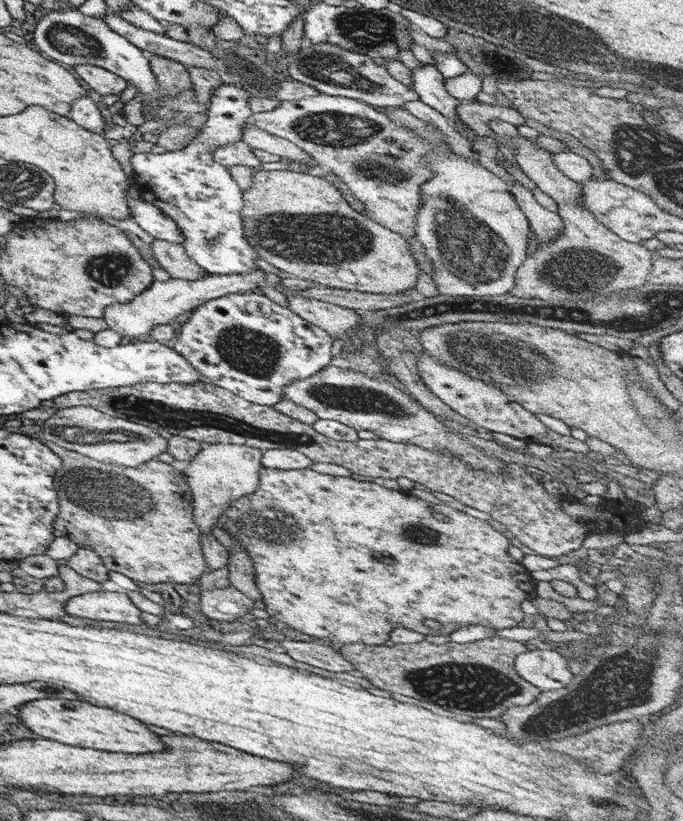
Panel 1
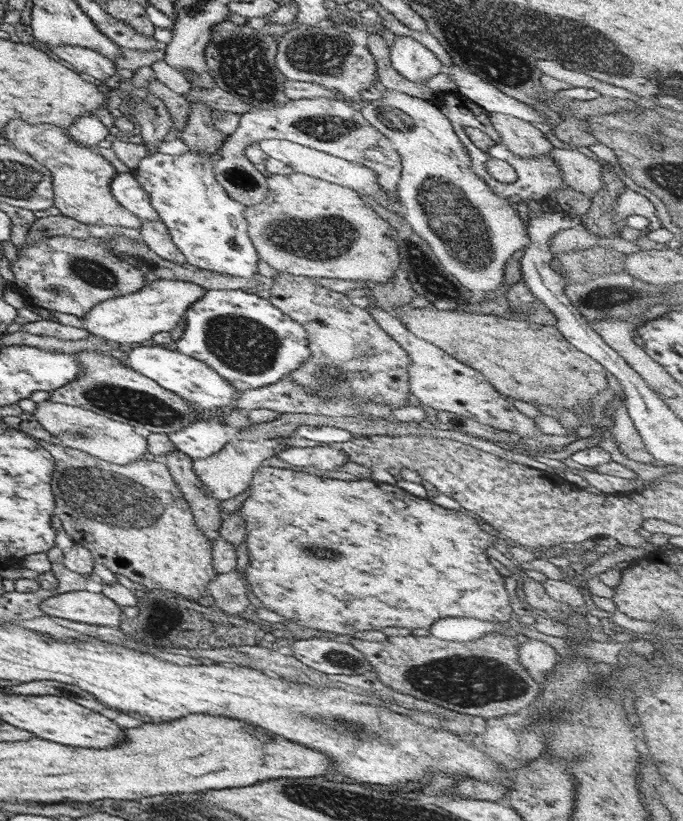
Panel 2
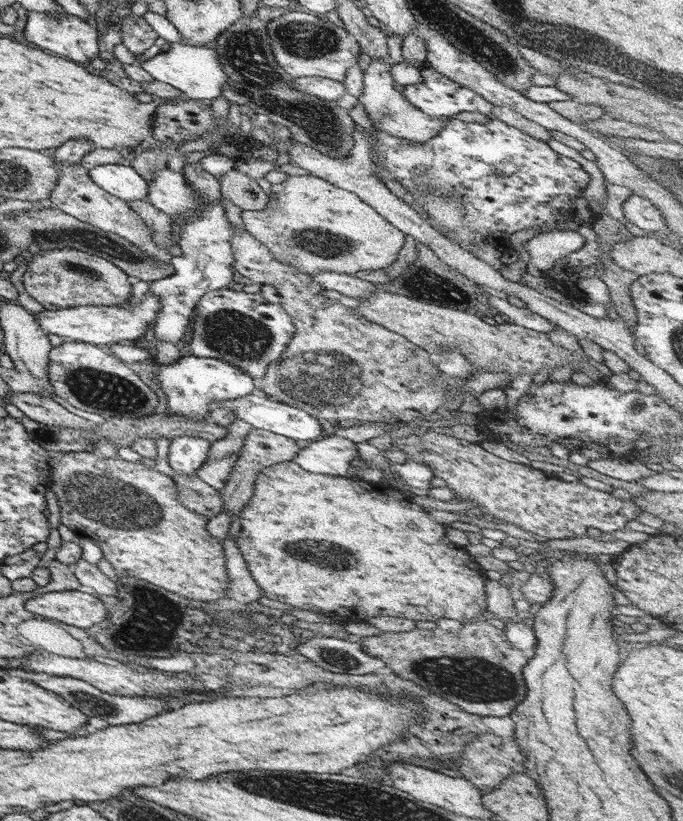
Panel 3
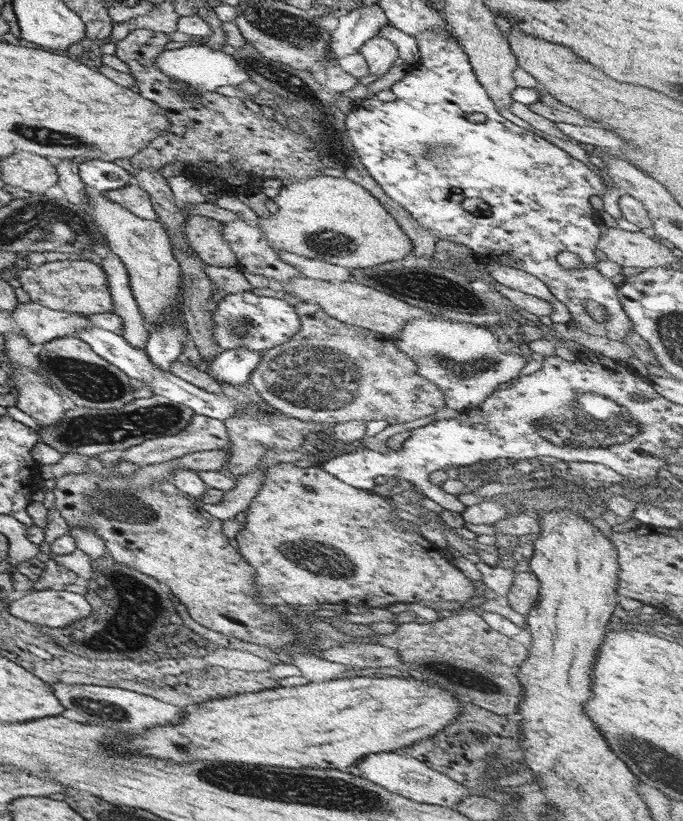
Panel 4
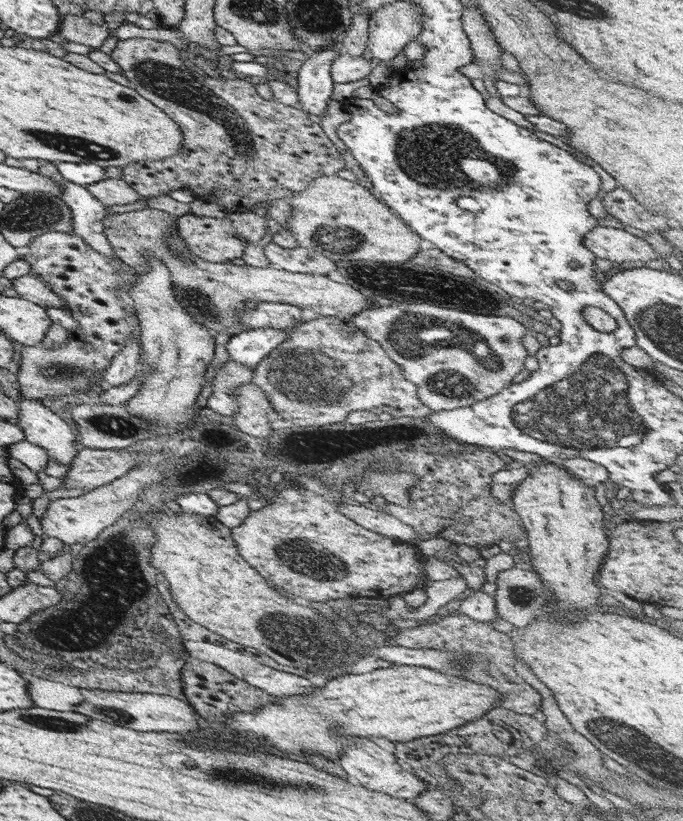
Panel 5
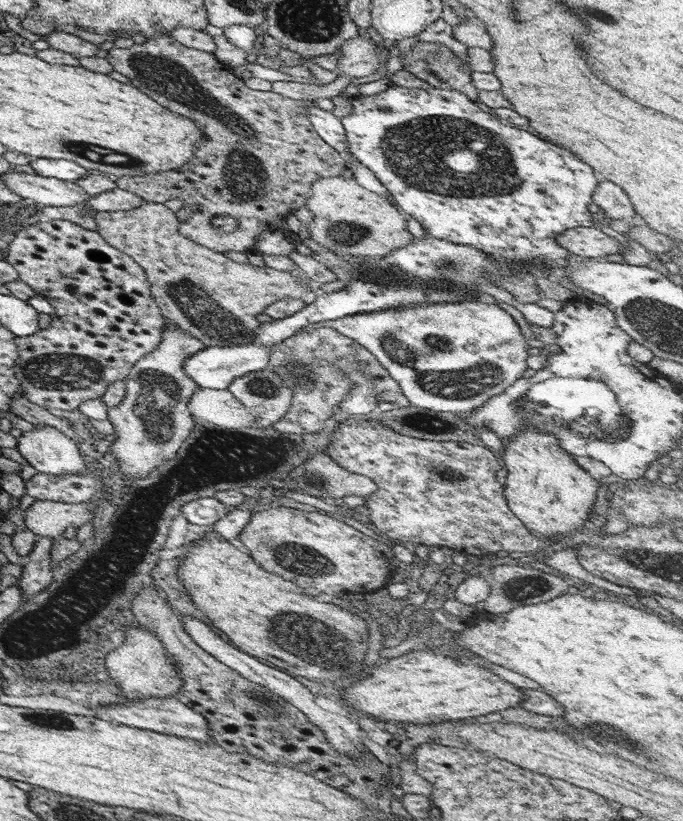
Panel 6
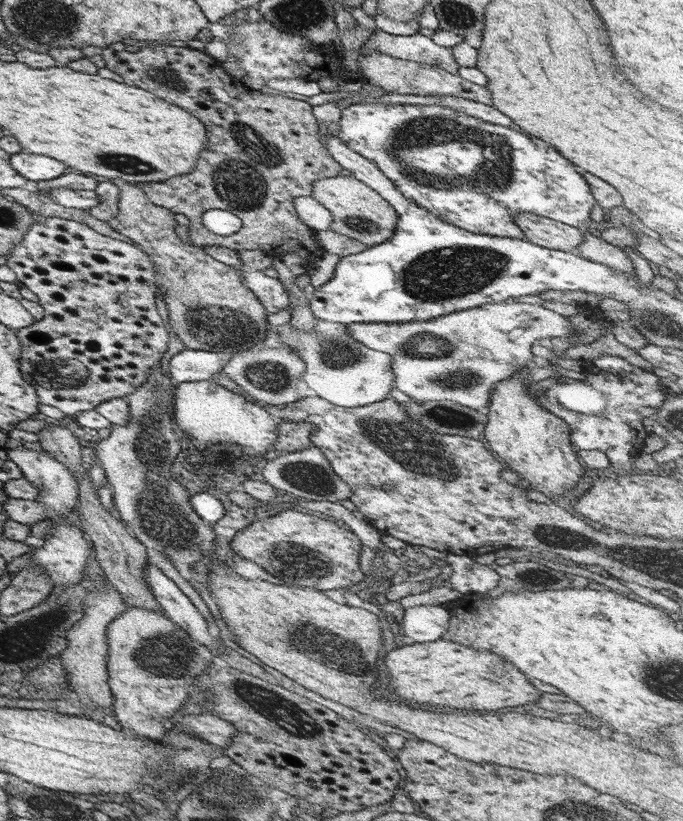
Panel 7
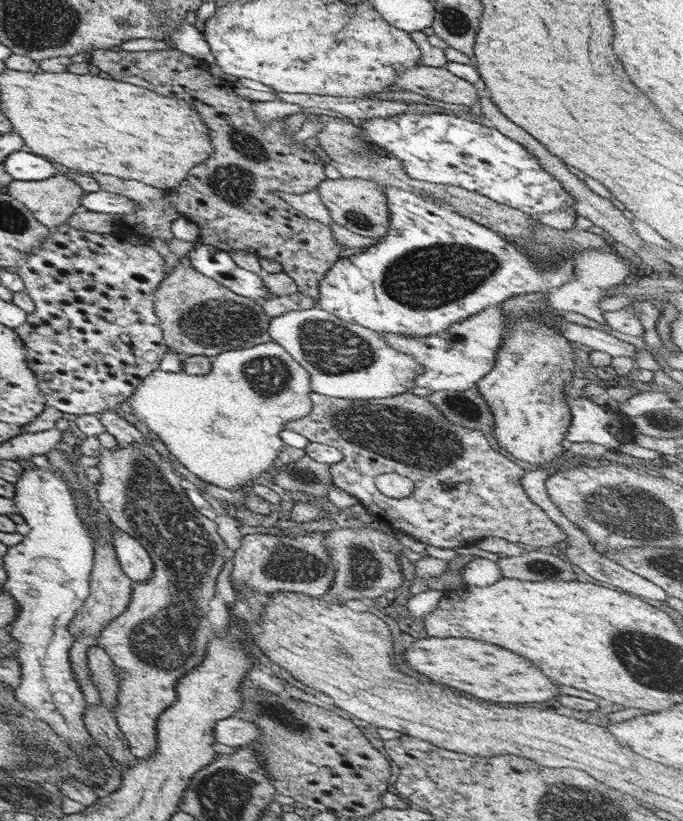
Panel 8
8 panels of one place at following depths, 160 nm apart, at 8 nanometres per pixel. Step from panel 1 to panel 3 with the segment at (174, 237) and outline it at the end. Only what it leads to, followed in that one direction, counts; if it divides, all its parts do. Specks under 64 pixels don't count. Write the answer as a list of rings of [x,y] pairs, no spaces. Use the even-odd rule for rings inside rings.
[[[121,164],[88,166],[87,175],[93,184],[125,202],[145,201],[147,198],[148,183],[130,166],[121,166]]]

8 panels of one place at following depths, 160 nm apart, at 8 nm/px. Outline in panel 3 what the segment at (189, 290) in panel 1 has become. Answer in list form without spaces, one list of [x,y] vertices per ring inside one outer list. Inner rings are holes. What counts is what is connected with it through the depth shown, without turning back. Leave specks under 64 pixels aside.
[[[147,291],[140,303],[137,306],[129,307],[128,304],[121,304],[119,306],[75,306],[73,308],[61,309],[61,310],[41,310],[38,313],[33,313],[36,323],[39,328],[46,334],[55,334],[55,336],[63,336],[67,340],[79,341],[82,343],[89,343],[98,346],[104,346],[105,344],[113,343],[131,343],[135,338],[141,338],[143,336],[144,328],[152,328],[156,314],[161,309],[161,303],[159,299],[155,297],[152,292]]]

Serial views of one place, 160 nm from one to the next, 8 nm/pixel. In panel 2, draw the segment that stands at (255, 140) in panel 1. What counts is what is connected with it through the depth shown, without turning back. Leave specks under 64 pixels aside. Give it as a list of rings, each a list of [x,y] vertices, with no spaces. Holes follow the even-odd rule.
[[[261,139],[257,142],[257,144],[267,157],[281,161],[285,164],[285,166],[288,166],[294,172],[305,176],[312,176],[313,178],[318,178],[319,180],[326,180],[327,182],[331,182],[345,188],[350,188],[356,193],[358,192],[358,194],[371,196],[377,204],[381,204],[381,206],[391,212],[394,212],[397,216],[404,216],[404,206],[400,199],[390,201],[390,198],[388,197],[388,193],[395,192],[385,192],[376,181],[376,175],[373,174],[369,168],[361,166],[361,164],[347,162],[345,160],[324,154],[324,152],[289,142],[285,139]]]

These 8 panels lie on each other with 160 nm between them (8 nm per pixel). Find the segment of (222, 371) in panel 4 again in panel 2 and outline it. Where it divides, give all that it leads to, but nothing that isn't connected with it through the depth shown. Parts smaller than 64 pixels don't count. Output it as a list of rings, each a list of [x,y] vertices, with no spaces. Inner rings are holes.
[[[151,342],[130,346],[125,354],[127,357],[121,360],[125,366],[150,378],[161,388],[176,394],[188,402],[192,410],[196,410],[189,426],[167,434],[174,450],[182,452],[193,461],[215,454],[227,442],[227,434],[220,419],[220,410],[231,404],[232,394],[236,391],[227,379],[220,377],[210,366],[196,358],[165,349],[161,345],[153,345]]]

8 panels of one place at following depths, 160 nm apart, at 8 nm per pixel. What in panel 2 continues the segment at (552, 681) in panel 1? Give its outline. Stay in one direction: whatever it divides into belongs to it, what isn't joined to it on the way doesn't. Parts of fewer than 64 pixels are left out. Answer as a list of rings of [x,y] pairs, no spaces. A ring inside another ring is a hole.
[[[539,640],[523,642],[517,650],[517,657],[523,670],[537,683],[542,685],[542,680],[554,669],[557,656],[551,646]]]

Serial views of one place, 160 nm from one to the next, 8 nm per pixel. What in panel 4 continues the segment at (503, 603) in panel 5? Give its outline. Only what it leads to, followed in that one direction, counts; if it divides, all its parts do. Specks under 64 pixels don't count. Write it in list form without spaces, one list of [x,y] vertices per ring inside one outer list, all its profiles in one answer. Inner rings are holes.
[[[520,569],[514,574],[511,586],[505,593],[509,608],[526,616],[537,600],[539,589],[537,577],[527,569]]]

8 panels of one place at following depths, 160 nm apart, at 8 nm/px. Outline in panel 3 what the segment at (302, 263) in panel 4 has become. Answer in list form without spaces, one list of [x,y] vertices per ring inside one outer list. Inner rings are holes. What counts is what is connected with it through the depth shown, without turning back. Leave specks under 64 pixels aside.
[[[317,271],[312,274],[312,277],[325,290],[335,290],[353,300],[368,297],[377,290],[373,283],[343,273]]]

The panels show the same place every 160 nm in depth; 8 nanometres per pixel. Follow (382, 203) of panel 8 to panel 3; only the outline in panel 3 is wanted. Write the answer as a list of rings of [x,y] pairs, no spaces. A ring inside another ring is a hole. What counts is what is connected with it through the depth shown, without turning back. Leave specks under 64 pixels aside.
[[[289,175],[281,183],[271,184],[271,195],[261,210],[240,211],[239,218],[246,230],[283,264],[311,275],[317,271],[331,271],[353,275],[359,270],[376,270],[389,266],[404,245],[404,233],[387,222],[356,194],[337,188],[313,175]]]

